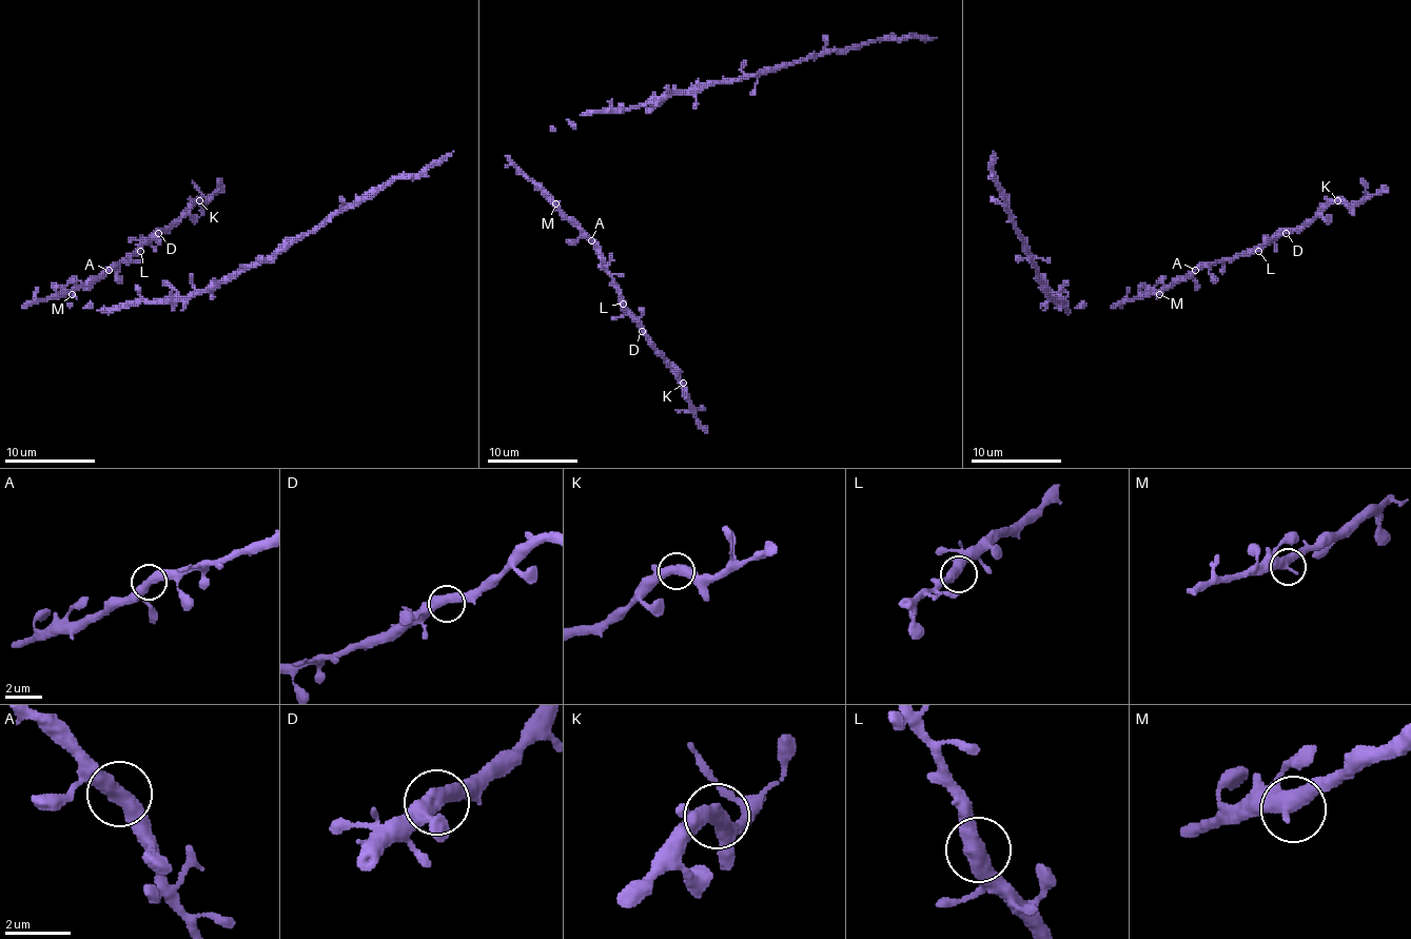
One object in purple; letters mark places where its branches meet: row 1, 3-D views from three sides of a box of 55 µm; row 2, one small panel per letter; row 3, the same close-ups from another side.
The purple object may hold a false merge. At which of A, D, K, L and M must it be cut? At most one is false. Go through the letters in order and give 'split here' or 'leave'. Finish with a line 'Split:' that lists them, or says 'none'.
A: leave
D: leave
K: leave
L: leave
M: leave
Split: none

